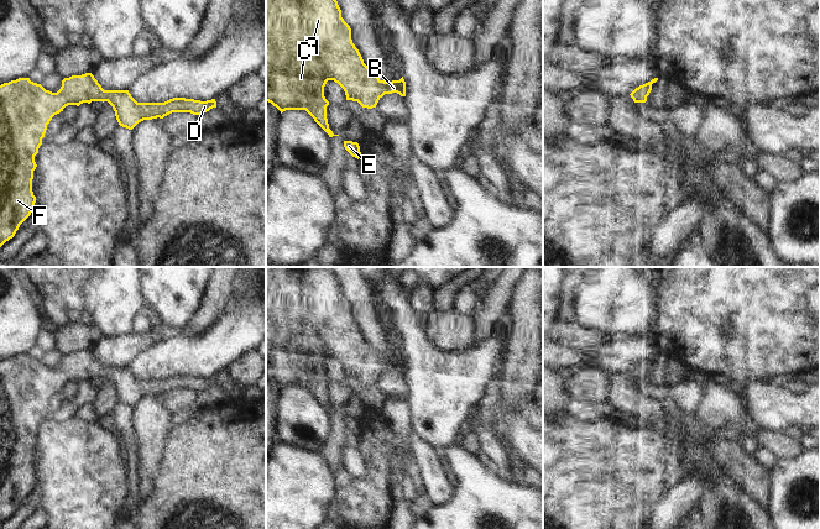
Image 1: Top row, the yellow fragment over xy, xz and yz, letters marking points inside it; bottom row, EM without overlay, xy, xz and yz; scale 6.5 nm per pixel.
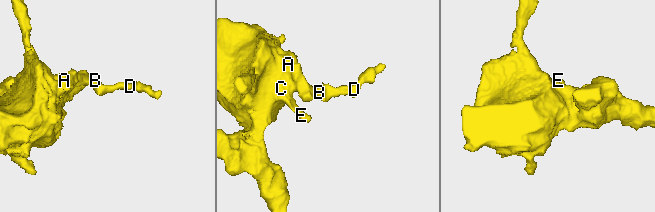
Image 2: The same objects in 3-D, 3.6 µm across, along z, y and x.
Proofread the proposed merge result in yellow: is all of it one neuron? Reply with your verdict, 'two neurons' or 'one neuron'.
one neuron

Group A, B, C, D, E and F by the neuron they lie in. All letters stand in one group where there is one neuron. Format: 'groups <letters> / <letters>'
groups A B C D E F

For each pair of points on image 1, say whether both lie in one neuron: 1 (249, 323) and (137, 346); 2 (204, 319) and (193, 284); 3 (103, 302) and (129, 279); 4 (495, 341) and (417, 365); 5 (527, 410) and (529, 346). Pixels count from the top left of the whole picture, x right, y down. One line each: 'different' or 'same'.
1: different
2: different
3: same
4: same
5: different

